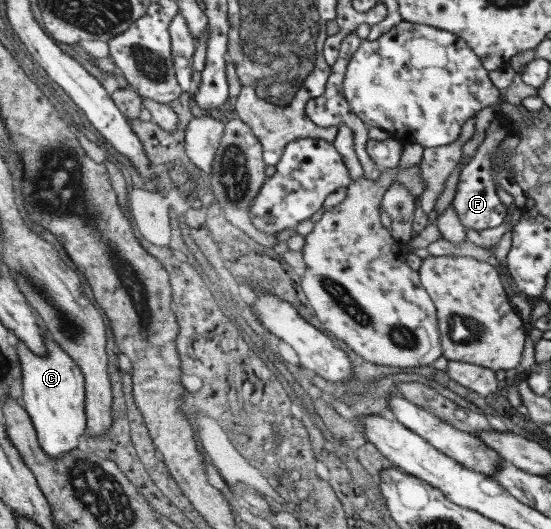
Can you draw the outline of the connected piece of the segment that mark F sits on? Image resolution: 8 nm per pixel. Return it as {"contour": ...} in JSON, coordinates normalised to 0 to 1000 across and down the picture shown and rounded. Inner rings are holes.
{"contour":[[[893,225],[880,246],[880,263],[862,284],[858,297],[838,318],[826,371],[819,386],[831,406],[835,420],[844,431],[857,435],[891,433],[915,423],[927,405],[927,393],[915,388],[904,374],[902,355],[895,346],[891,327],[891,291],[906,276],[906,268],[926,251],[924,240],[917,238],[907,225]]]}

